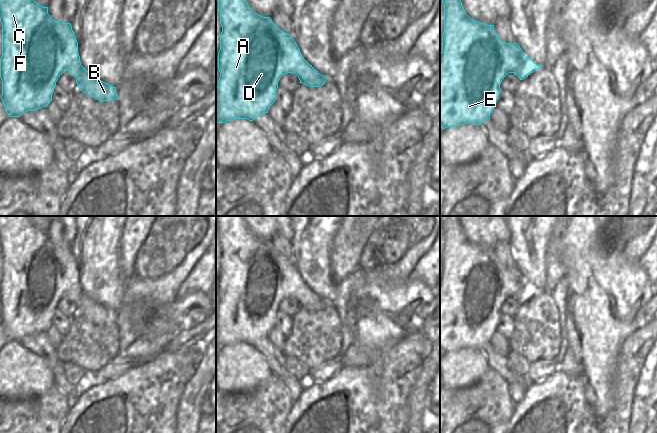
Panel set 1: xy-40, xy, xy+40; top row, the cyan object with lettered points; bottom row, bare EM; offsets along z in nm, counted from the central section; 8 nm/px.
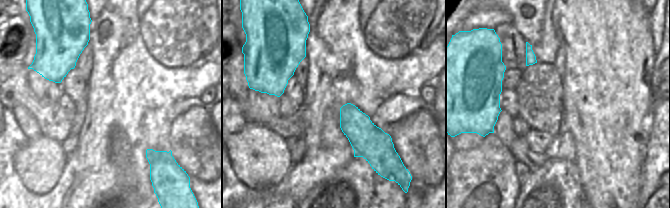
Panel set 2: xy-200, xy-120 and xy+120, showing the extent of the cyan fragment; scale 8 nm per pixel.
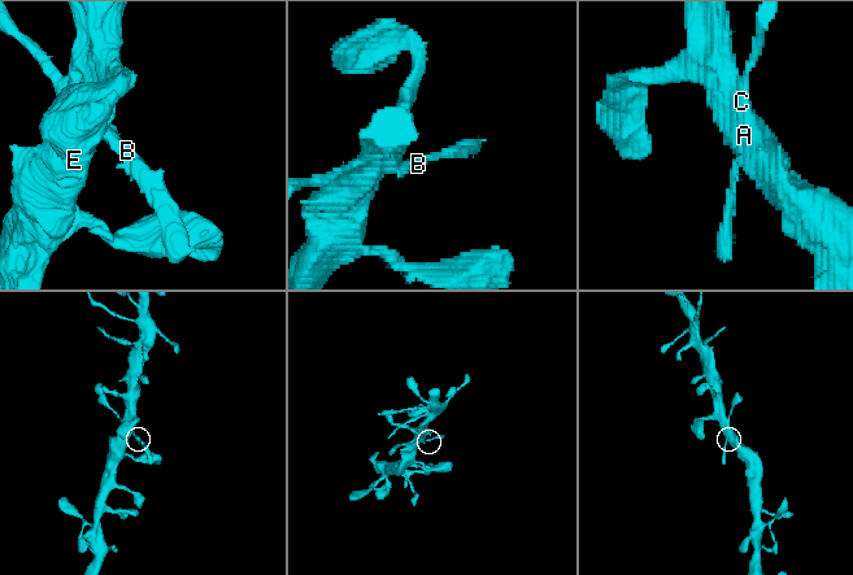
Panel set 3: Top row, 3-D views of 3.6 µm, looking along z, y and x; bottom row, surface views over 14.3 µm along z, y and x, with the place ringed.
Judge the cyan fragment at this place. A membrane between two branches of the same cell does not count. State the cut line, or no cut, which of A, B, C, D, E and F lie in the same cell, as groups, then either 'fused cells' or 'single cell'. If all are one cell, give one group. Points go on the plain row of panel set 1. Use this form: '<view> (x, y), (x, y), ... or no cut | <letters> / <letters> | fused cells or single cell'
xy+40 (526, 281), (522, 290), (513, 296) | A C D E F / B | fused cells

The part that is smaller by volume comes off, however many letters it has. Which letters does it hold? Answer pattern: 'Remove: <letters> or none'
Remove: B

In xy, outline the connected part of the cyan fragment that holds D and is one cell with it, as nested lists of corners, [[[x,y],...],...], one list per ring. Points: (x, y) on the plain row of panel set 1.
[[[216,216],[222,256],[218,276],[220,302],[216,311],[216,347],[235,343],[253,345],[268,337],[276,324],[280,302],[308,286],[290,258],[281,255],[270,241],[255,237],[242,216]]]

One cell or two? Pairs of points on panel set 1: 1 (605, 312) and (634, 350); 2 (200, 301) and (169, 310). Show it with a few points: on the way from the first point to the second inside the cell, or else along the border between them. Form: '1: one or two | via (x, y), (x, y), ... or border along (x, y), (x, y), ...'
1: two | border along (643, 322), (624, 340), (620, 346), (617, 360)
2: one | via (192, 301), (184, 304), (177, 310)

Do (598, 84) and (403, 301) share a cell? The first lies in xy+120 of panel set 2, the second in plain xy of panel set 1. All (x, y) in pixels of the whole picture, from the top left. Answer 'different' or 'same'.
same

